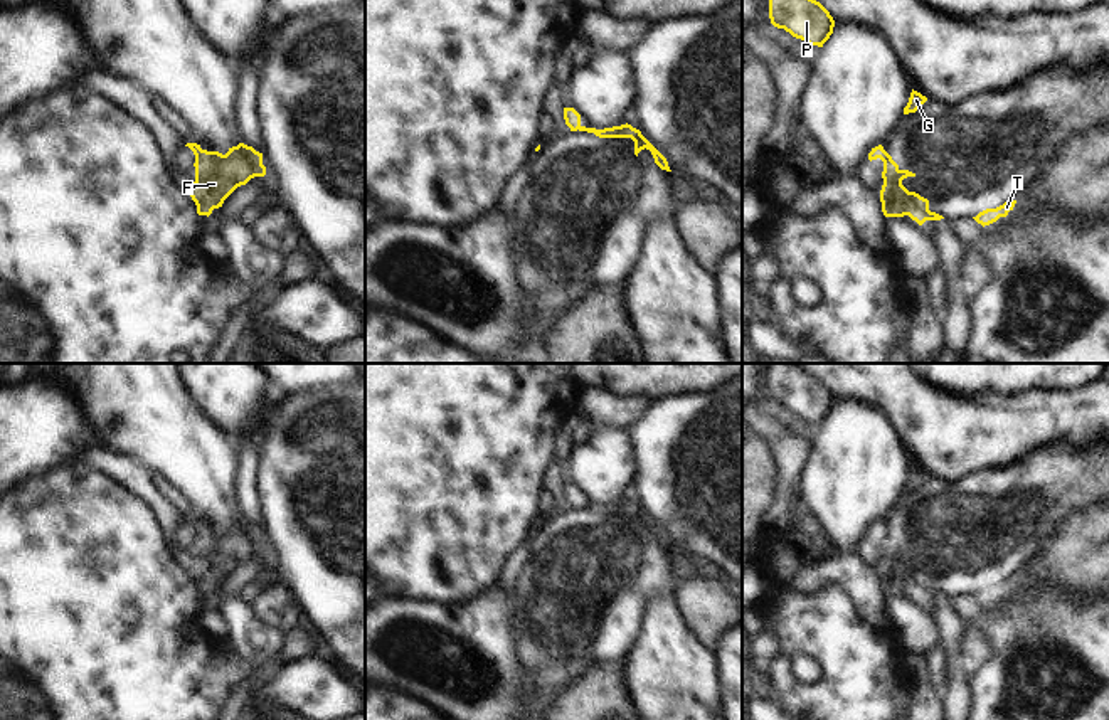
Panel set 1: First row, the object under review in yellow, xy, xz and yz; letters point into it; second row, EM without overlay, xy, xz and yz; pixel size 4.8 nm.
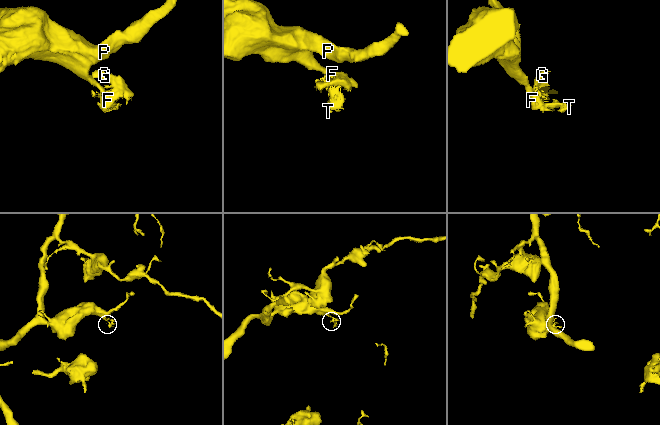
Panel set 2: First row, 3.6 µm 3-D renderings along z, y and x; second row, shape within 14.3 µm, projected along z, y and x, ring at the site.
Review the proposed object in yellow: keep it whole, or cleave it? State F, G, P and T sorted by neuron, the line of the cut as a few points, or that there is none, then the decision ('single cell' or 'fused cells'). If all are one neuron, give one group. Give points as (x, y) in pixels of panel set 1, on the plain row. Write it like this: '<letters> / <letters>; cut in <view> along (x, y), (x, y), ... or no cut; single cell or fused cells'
F G T / P; cut in yz along (884, 527), (880, 535); fused cells

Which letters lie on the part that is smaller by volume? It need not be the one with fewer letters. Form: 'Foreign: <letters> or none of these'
Foreign: F, G, T

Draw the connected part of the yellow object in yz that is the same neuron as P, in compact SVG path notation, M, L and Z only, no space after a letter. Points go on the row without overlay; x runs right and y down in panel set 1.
M771 363L769 395L774 404L818 424L823 424L835 404L830 389L794 363Z

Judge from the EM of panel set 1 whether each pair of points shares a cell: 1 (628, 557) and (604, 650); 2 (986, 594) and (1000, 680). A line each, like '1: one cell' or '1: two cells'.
1: one cell
2: two cells

